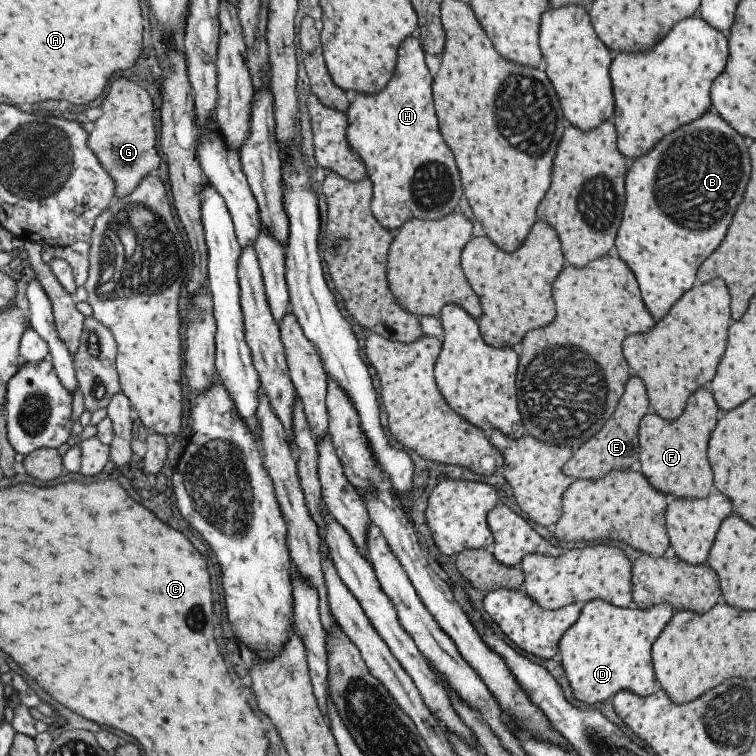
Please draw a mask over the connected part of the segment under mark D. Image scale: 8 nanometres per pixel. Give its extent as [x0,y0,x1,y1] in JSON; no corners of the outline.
[557,599,673,706]

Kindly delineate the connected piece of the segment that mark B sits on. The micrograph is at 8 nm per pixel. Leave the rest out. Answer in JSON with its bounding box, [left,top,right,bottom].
[614,112,749,322]

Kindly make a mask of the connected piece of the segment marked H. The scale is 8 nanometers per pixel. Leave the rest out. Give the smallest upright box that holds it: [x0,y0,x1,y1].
[346,36,461,233]

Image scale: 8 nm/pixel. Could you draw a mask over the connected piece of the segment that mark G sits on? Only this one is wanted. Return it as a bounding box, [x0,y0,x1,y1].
[86,77,161,196]

